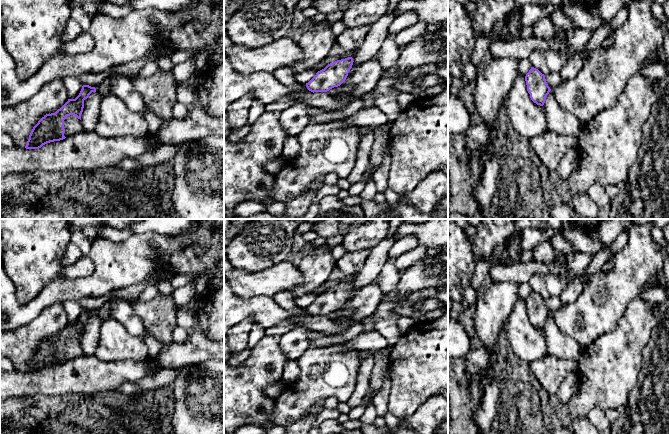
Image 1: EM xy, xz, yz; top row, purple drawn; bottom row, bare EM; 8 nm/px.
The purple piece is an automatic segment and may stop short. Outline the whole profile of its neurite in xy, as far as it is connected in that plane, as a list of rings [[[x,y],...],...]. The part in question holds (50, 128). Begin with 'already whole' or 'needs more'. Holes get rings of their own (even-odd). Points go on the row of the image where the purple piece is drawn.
already whole | [[[83,85],[79,95],[75,99],[68,99],[55,113],[46,114],[42,117],[33,127],[25,148],[39,149],[47,143],[65,139],[64,120],[70,115],[74,115],[81,120],[84,100],[92,92],[96,92],[95,87]]]

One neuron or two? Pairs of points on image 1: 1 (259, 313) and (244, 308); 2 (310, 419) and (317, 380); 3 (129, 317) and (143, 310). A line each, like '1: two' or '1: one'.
1: one
2: two
3: two

